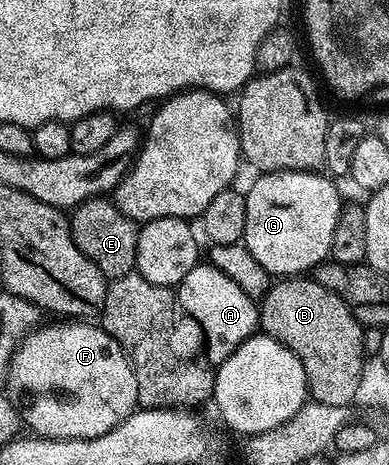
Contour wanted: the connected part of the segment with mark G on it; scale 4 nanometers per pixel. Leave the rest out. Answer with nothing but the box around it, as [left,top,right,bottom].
[244,171,342,277]

